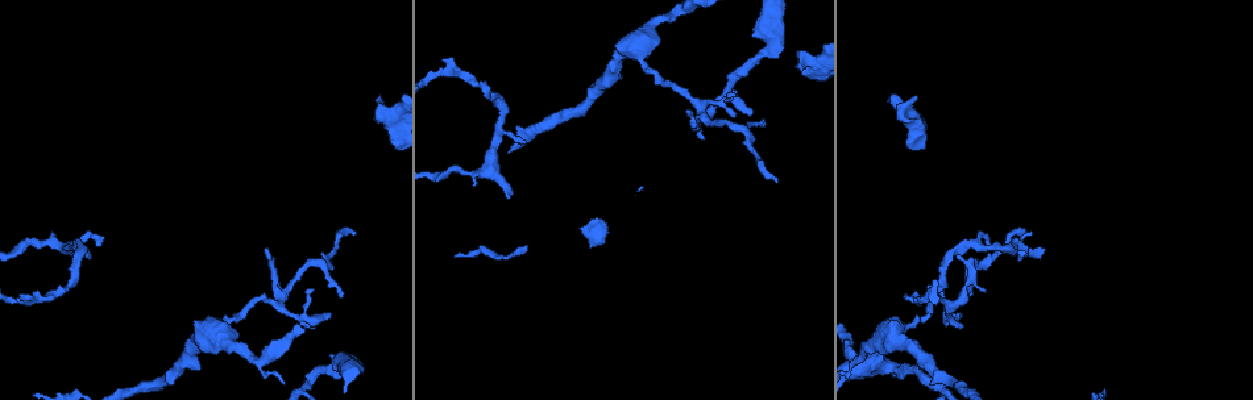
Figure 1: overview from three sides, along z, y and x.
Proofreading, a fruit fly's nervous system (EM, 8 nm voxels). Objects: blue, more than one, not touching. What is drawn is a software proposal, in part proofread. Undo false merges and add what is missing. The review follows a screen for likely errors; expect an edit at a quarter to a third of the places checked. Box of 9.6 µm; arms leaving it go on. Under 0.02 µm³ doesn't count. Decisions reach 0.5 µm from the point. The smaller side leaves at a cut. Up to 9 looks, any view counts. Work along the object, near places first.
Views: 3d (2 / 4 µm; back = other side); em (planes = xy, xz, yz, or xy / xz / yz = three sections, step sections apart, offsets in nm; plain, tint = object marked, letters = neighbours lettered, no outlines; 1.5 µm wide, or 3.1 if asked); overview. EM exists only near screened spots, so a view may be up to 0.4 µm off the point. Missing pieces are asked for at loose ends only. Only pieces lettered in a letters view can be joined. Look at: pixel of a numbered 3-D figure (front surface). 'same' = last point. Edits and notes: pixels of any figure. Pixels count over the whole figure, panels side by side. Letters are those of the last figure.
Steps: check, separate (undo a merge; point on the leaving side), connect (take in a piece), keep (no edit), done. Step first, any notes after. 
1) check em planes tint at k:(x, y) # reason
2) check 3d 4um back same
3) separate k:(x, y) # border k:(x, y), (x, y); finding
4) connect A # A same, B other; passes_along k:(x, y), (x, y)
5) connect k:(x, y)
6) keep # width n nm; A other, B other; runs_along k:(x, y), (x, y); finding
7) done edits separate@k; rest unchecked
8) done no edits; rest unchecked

check 3d 4um at 1:(777, 180) # an open end

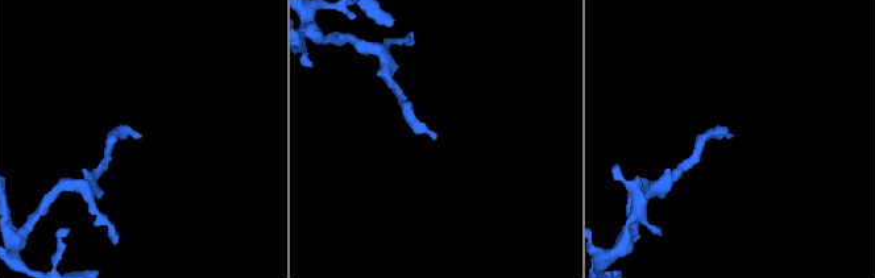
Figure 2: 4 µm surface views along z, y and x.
check em xz step 4 tint at 2:(731, 137) # now the EM

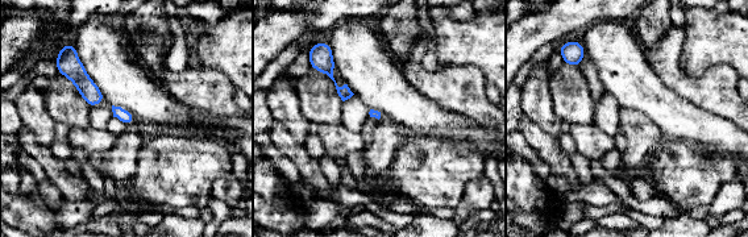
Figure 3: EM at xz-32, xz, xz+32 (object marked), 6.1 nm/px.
check em planes letters same

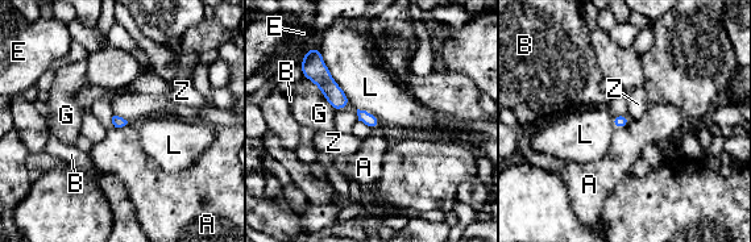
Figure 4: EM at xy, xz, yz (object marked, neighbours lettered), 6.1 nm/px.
keep # width 70 nm; A other, B other, E other, G other, L other, Z other; border 4:(630, 121), (622, 128), (615, 129); no lettered piece goes on from it

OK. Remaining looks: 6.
check 3d 4um at 1:(896, 370) # calibre changes

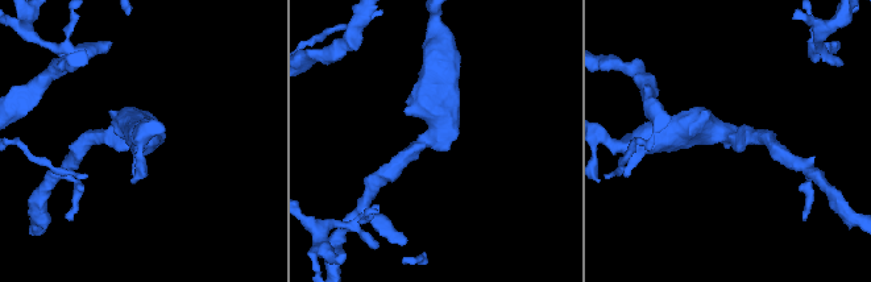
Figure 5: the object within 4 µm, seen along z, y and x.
check em xy step 4 tint at 5:(731, 132) # arm_widths 200, 420 nm; now the EM

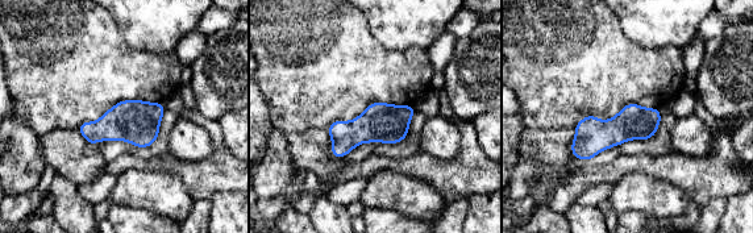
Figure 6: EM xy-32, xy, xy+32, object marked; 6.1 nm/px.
check em xy step 4 letters same # what lies round it

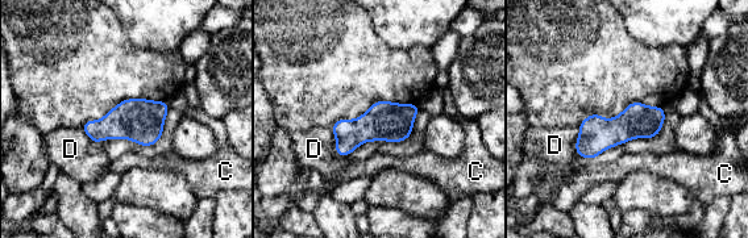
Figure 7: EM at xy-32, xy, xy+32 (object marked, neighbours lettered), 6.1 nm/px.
keep # width 220 nm; C other, D other; border 7:(329, 128), (335, 151), (347, 157); continuous, no second cell

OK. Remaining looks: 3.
check em planes letters at 1:(235, 318) # thick turns thin

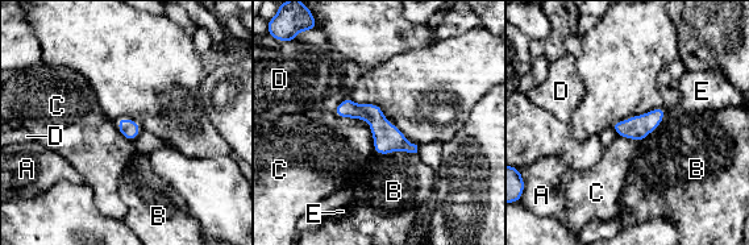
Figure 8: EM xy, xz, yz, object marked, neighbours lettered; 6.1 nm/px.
keep # A other, B other, C other, D other, E other; border 8:(332, 111), (365, 119), (374, 152); all the same cell

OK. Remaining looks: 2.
check em planes tint at 1:(442, 59) # tapers out

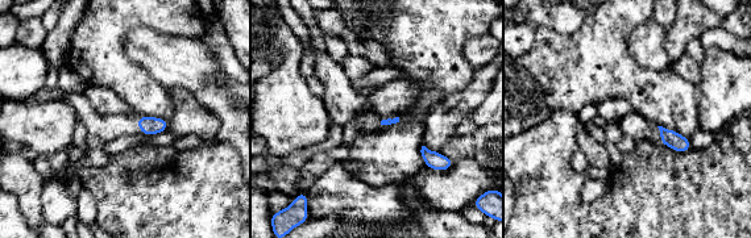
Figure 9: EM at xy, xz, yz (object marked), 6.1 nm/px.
check em planes letters same # see the neighbours

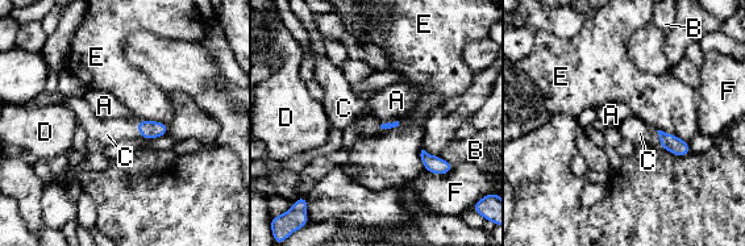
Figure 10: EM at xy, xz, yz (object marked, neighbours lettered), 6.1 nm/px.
connect C # A other, B other, C same, D other, E other, F other; passes_along 10:(146, 129), (137, 128), (107, 132); the cell continues

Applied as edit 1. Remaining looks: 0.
done edits connect@10; rest unchecked

